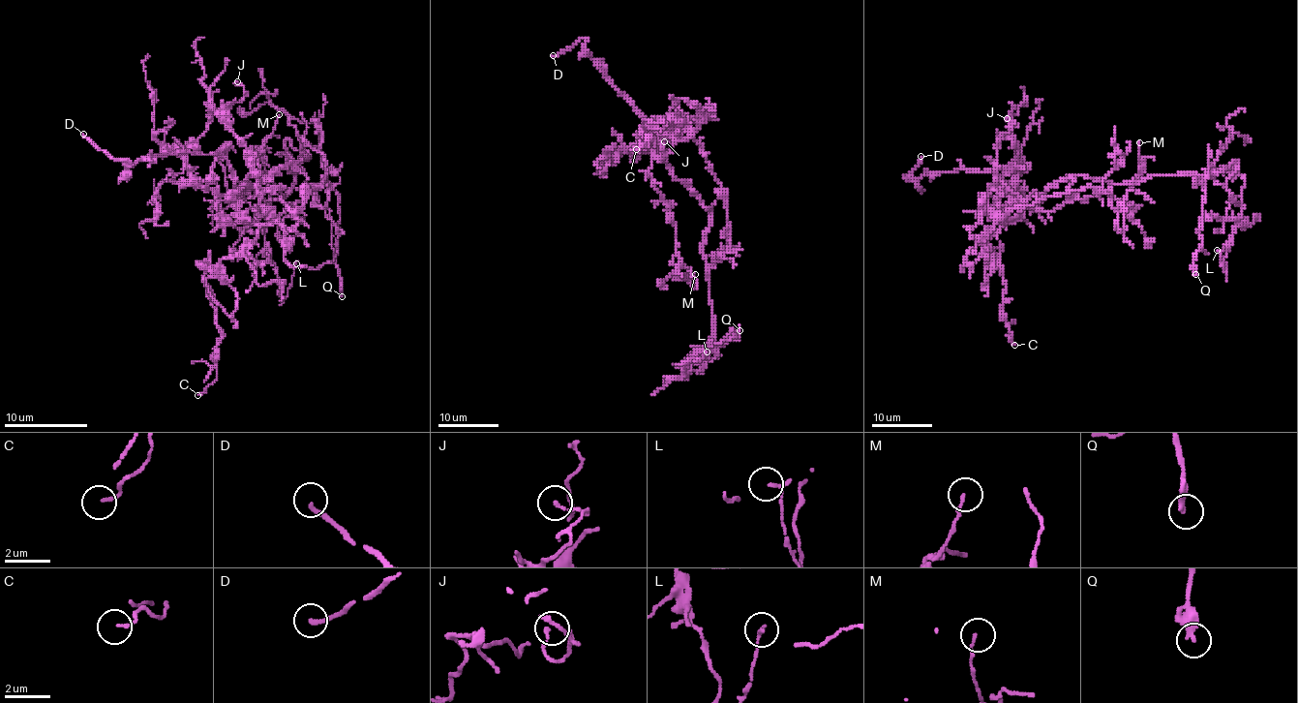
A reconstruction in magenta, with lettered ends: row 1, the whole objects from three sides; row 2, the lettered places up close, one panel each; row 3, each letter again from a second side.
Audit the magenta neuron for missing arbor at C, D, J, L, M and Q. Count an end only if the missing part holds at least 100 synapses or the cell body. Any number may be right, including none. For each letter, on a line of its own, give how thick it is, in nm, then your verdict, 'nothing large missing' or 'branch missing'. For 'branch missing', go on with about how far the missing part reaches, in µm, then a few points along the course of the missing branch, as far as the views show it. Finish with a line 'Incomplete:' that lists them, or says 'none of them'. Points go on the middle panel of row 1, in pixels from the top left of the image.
C: 120 nm thick; nothing large missing
D: 180 nm thick; branch missing; about 50 µm are missing
J: 140 nm thick; nothing large missing
L: 160 nm thick; nothing large missing
M: 110 nm thick; nothing large missing
Q: 260 nm thick; nothing large missing
Incomplete: D

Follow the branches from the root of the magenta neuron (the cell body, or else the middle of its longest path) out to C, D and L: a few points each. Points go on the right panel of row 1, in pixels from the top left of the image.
C: (1071, 177), (1034, 194), (1025, 209), (1011, 217), (984, 245), (998, 256), (1005, 283), (1002, 318), (1014, 345)
D: (1071, 177), (1022, 200), (993, 171), (931, 171), (918, 179), (905, 179), (920, 156)
L: (1071, 177), (1128, 183), (1153, 176), (1209, 174), (1242, 204), (1224, 258), (1225, 276), (1217, 250)

